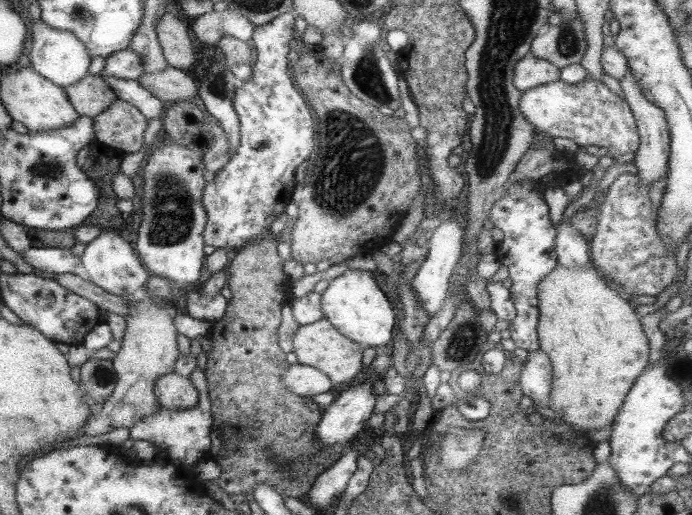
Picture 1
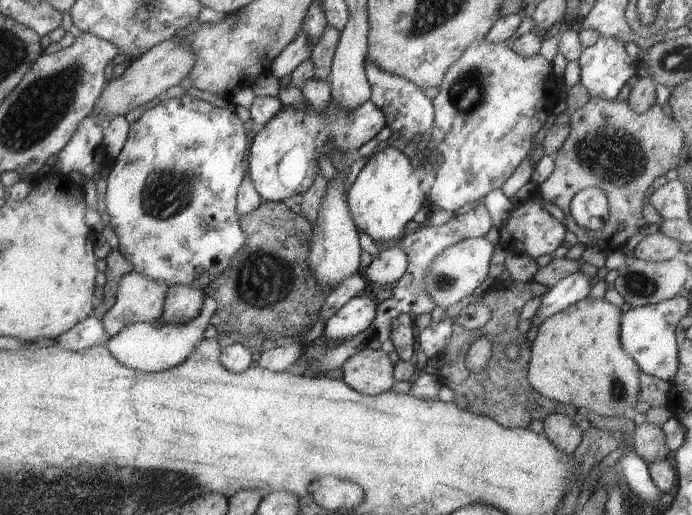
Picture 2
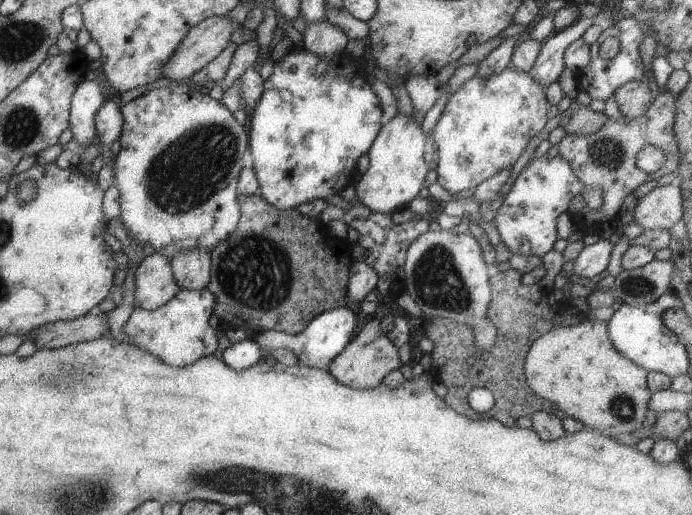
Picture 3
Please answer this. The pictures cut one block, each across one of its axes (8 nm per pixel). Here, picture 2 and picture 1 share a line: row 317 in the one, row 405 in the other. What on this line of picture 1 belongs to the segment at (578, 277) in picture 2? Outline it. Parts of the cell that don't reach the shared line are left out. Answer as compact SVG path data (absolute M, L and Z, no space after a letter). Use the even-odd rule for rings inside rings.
M540 349L527 352L526 361L519 370L519 389L539 407L548 408L549 388L551 386L551 365L549 357Z

